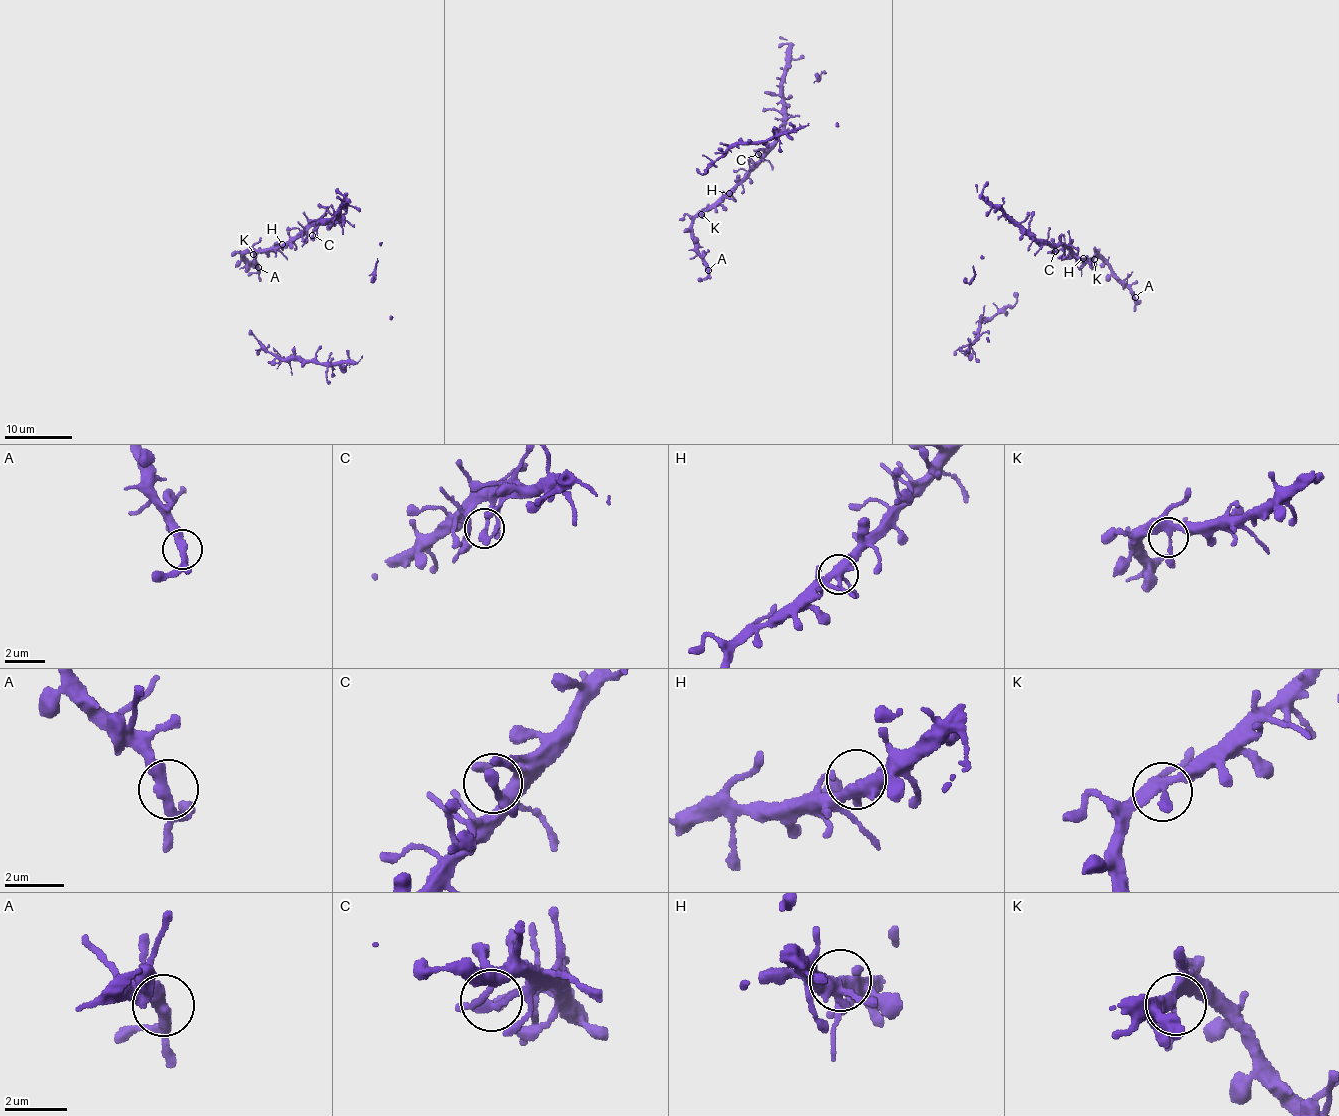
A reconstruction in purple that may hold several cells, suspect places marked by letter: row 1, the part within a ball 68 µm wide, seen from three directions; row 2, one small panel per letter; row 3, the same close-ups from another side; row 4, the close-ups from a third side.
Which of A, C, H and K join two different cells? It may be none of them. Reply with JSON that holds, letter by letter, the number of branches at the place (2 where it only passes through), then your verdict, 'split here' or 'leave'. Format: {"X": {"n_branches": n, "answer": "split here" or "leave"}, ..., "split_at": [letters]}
{"A": {"n_branches": 2, "answer": "leave"}, "C": {"n_branches": 2, "answer": "leave"}, "H": {"n_branches": 3, "answer": "leave"}, "K": {"n_branches": 3, "answer": "leave"}, "split_at": []}

